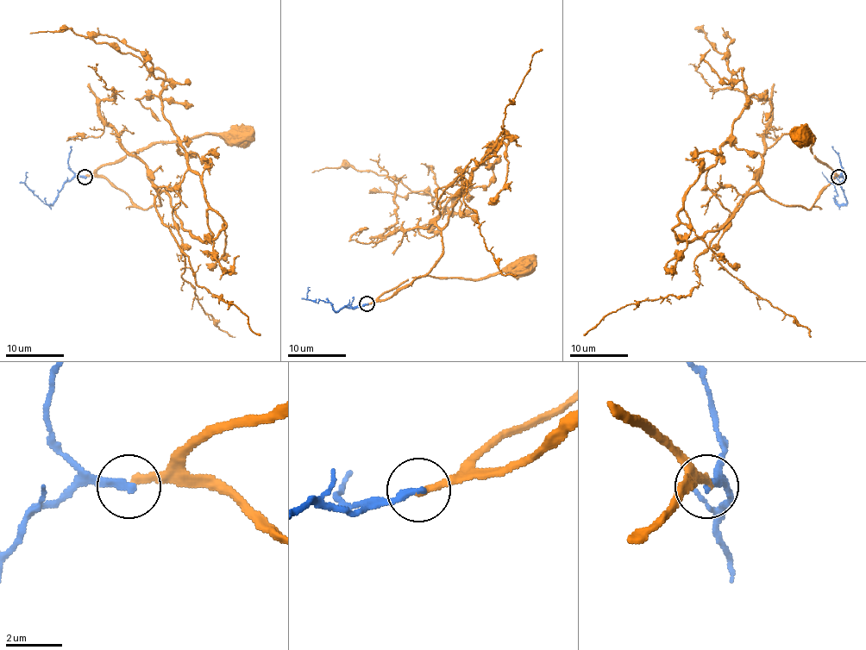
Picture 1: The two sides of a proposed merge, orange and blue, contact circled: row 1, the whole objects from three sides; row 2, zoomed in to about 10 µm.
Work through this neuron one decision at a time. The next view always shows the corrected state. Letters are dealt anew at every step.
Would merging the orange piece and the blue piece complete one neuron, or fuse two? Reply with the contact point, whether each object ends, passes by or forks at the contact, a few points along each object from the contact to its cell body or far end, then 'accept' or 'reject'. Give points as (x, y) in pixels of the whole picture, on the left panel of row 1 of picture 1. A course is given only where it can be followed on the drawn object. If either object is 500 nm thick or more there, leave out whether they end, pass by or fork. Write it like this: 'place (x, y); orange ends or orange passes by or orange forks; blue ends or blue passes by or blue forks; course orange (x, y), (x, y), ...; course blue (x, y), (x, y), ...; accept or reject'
place (84, 177); orange ends; blue ends; course orange (84, 178), (147, 208), (154, 184), (178, 192), (165, 78), (70, 29), (30, 34); course blue (84, 178), (76, 176), (68, 180), (55, 201), (47, 203), (39, 199), (26, 184), (27, 171); reject

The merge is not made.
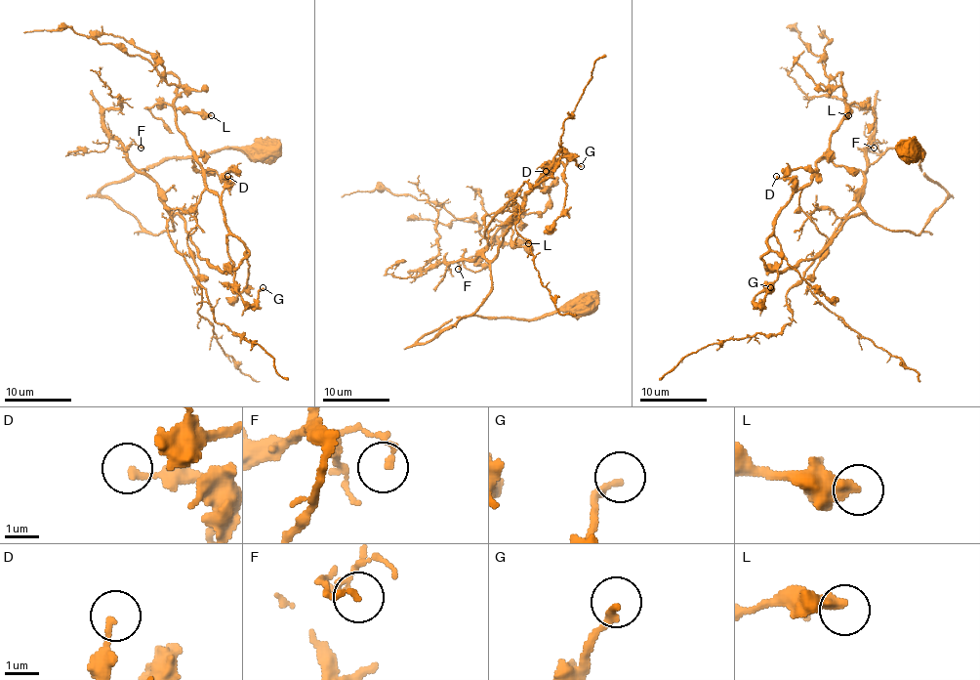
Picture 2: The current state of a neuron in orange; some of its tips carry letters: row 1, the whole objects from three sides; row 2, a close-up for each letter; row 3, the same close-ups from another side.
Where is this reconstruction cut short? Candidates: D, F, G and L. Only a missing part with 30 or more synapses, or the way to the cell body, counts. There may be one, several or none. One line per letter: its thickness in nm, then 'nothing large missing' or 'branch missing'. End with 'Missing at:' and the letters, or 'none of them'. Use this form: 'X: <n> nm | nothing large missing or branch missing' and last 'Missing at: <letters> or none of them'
D: 190 nm | nothing large missing
F: 180 nm | nothing large missing
G: 200 nm | nothing large missing
L: 400 nm | nothing large missing
Missing at: none of them

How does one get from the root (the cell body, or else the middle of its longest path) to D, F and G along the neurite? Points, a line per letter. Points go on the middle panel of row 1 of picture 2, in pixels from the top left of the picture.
D: (485, 227), (485, 218), (510, 205), (515, 194), (522, 196), (537, 187), (544, 188), (546, 171)
F: (485, 227), (488, 247), (483, 252), (471, 260), (444, 260), (456, 262), (460, 266), (458, 269)
G: (485, 227), (507, 206), (513, 211), (505, 223), (513, 220), (560, 149), (581, 166)

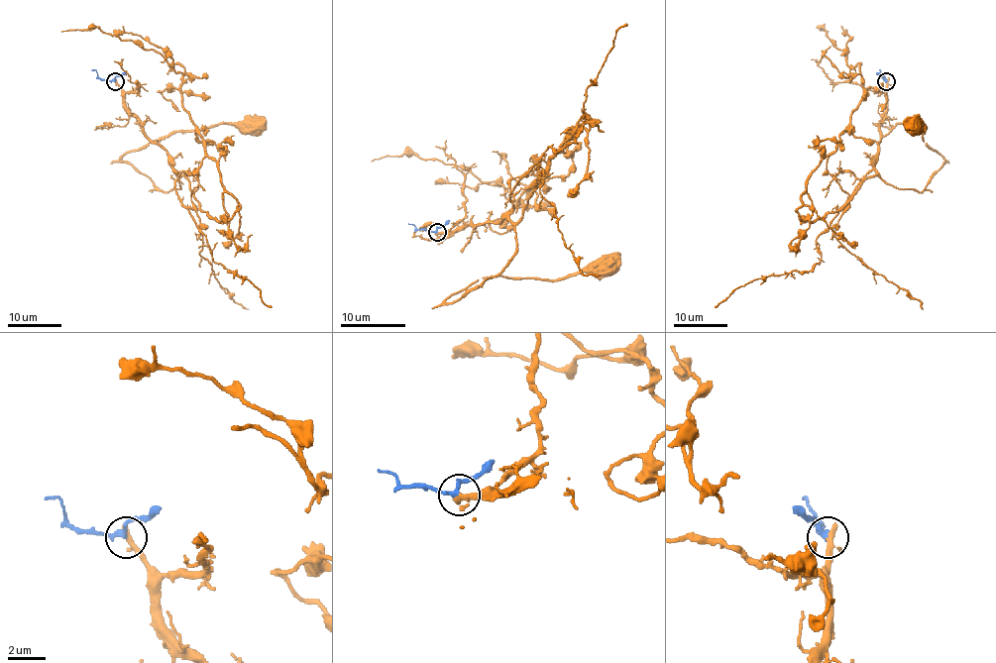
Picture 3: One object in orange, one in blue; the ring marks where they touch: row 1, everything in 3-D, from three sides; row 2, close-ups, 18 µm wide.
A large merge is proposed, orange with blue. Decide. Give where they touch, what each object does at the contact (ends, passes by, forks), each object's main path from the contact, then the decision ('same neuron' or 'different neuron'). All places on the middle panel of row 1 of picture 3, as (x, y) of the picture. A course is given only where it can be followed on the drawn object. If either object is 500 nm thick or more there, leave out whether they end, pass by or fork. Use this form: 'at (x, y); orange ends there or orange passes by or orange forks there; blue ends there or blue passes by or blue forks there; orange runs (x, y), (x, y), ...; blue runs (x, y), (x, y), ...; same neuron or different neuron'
at (437, 232); orange passes by; blue passes by; orange runs (437, 233), (498, 223), (510, 182), (546, 164), (516, 205), (455, 164), (372, 161); blue runs (437, 233), (409, 223); same neuron

